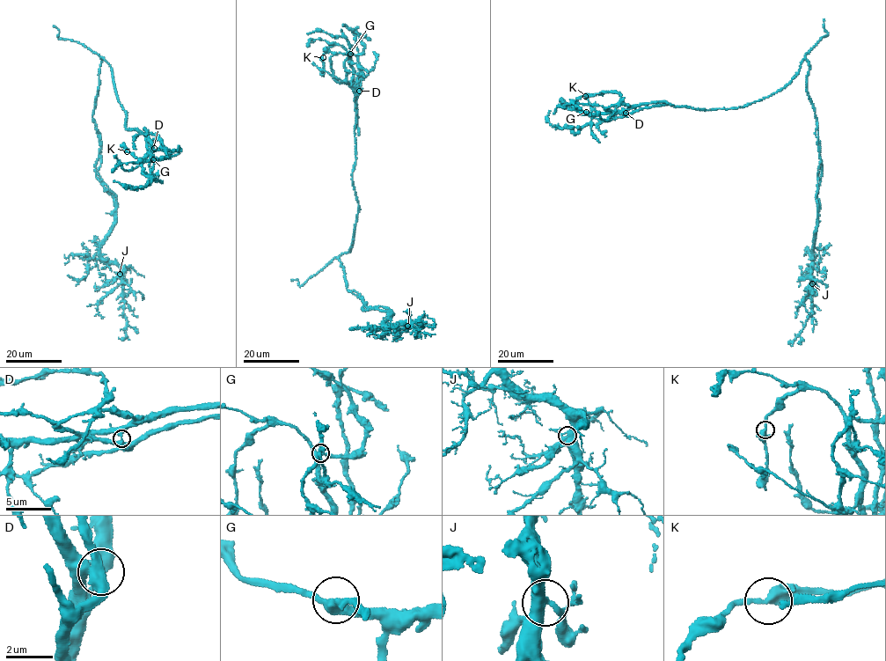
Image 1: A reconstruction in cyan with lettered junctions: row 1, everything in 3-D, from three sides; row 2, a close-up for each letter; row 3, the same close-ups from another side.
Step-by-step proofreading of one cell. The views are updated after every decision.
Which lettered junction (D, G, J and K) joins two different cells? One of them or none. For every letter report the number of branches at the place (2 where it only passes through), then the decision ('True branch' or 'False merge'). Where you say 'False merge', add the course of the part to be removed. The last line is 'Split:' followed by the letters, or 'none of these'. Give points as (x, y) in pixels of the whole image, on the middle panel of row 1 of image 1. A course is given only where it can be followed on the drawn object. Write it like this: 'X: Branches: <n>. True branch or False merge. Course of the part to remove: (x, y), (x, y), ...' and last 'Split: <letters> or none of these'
D: Branches: 3. False merge. Course of the part to remove: (360, 90), (353, 81), (349, 56), (361, 54), (363, 44), (359, 35), (342, 25)
G: Branches: 3. True branch
J: Branches: 3. True branch
K: Branches: 3. True branch
Split: D

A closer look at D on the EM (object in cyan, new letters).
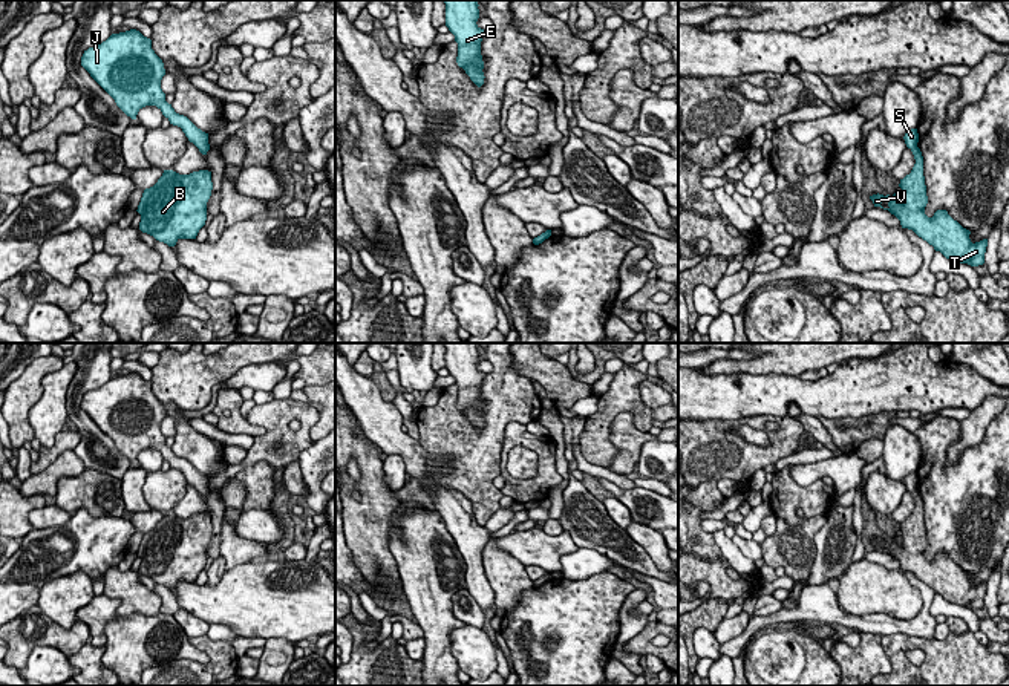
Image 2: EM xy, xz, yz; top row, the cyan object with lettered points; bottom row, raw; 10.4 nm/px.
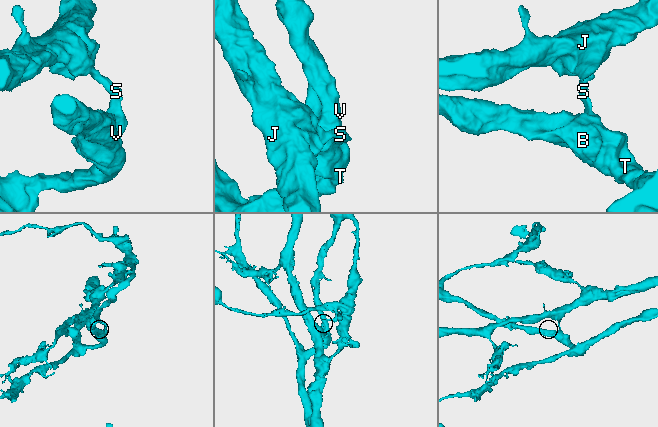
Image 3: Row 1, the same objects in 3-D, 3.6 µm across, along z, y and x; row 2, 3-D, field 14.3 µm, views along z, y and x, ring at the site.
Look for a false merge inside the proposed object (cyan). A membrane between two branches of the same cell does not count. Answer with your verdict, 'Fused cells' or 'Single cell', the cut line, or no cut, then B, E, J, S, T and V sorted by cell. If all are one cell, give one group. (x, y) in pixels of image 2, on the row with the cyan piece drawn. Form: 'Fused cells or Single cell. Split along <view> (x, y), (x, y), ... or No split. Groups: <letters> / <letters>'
Fused cells. Split along yz (916, 146), (911, 150). Groups: B E T V / J S

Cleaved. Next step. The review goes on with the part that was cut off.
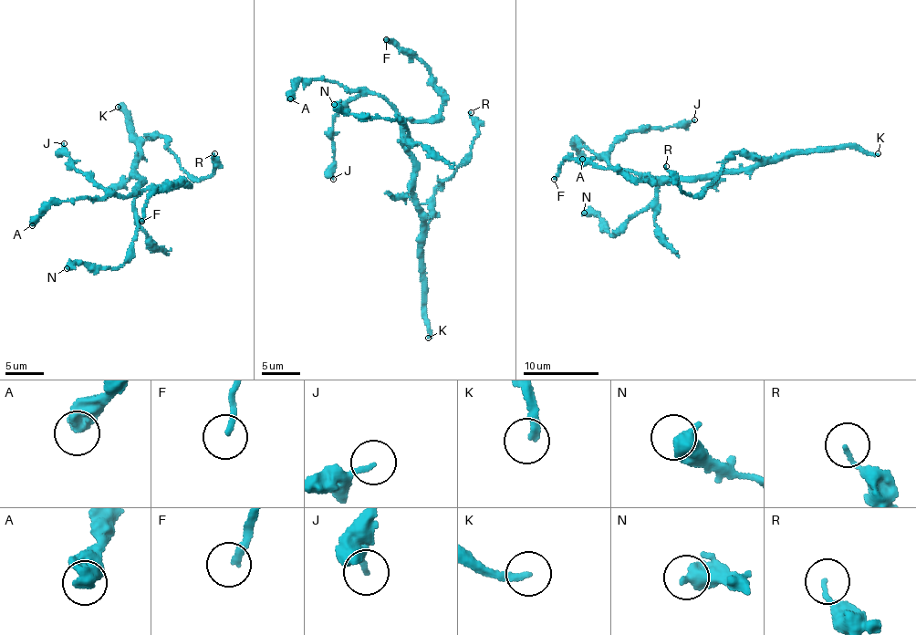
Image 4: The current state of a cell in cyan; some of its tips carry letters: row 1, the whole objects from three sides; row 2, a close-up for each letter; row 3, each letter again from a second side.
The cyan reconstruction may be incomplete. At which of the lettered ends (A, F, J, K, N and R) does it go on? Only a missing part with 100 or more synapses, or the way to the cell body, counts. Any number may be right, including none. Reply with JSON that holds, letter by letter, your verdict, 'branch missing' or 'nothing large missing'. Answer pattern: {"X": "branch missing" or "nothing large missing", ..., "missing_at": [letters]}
{"A": "nothing large missing", "F": "nothing large missing", "J": "nothing large missing", "K": "branch missing", "N": "nothing large missing", "R": "nothing large missing", "missing_at": ["K"]}

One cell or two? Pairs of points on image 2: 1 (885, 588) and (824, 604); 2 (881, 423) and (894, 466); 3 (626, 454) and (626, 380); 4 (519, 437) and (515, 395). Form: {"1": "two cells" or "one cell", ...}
{"1": "two cells", "2": "two cells", "3": "two cells", "4": "two cells"}

